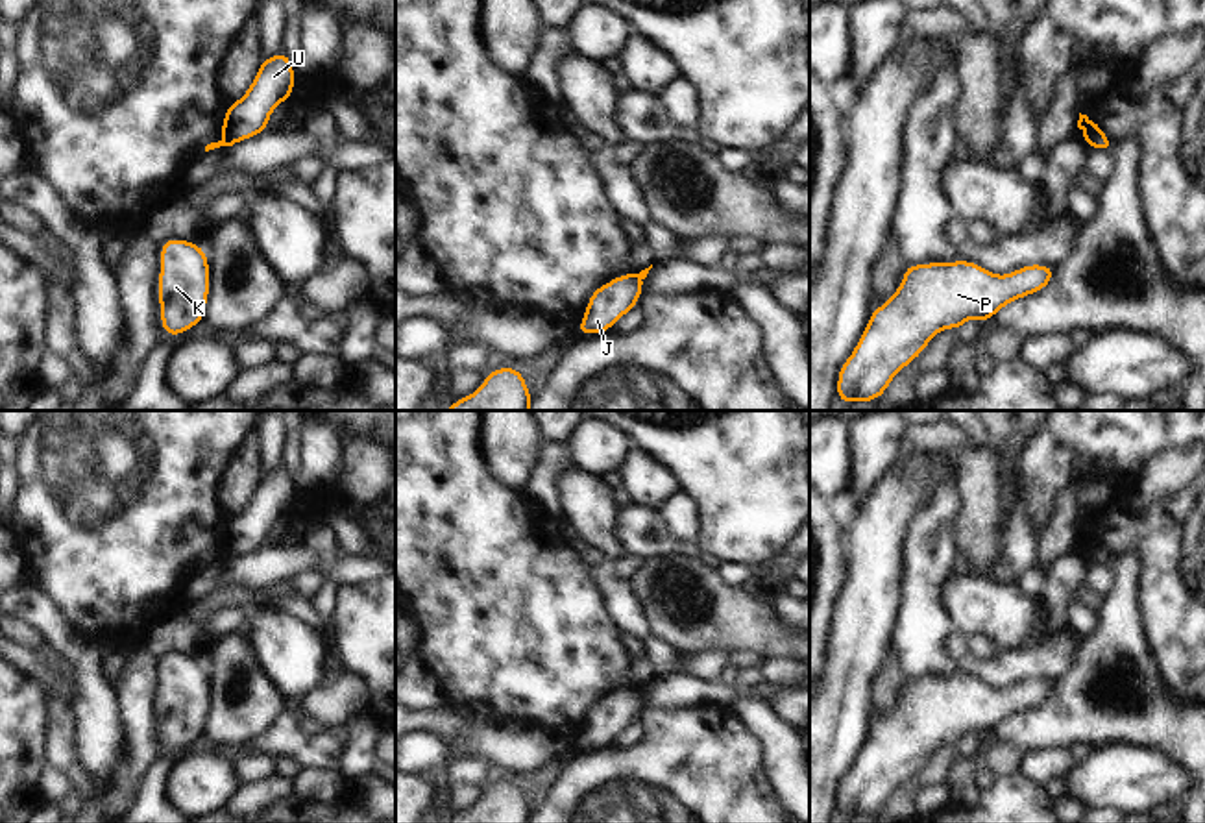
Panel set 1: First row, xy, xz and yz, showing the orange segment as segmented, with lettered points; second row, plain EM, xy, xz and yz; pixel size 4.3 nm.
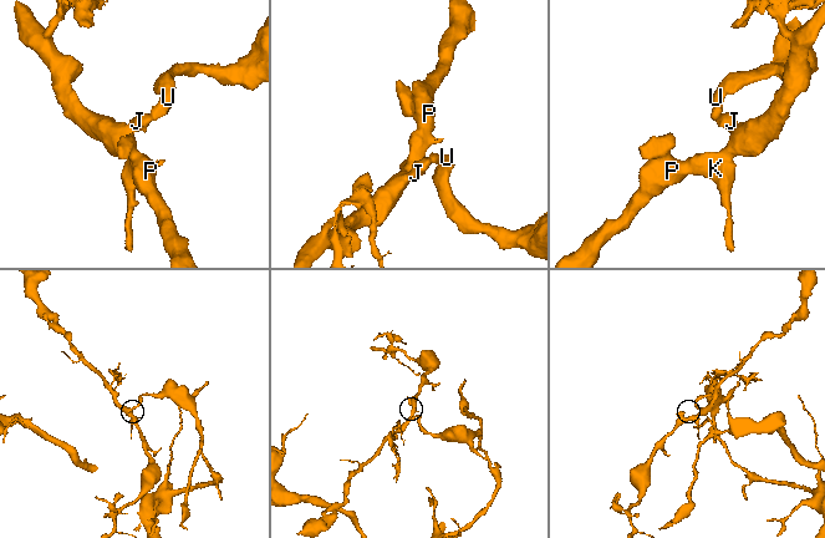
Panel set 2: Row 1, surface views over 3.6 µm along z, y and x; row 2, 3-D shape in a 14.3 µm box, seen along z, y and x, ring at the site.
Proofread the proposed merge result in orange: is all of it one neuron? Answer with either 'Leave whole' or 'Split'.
Split

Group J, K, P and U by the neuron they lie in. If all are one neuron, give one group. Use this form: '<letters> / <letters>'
J K P / U

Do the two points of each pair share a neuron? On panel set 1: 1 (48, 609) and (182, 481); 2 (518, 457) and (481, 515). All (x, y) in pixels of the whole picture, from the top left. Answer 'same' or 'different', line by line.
1: different
2: different

